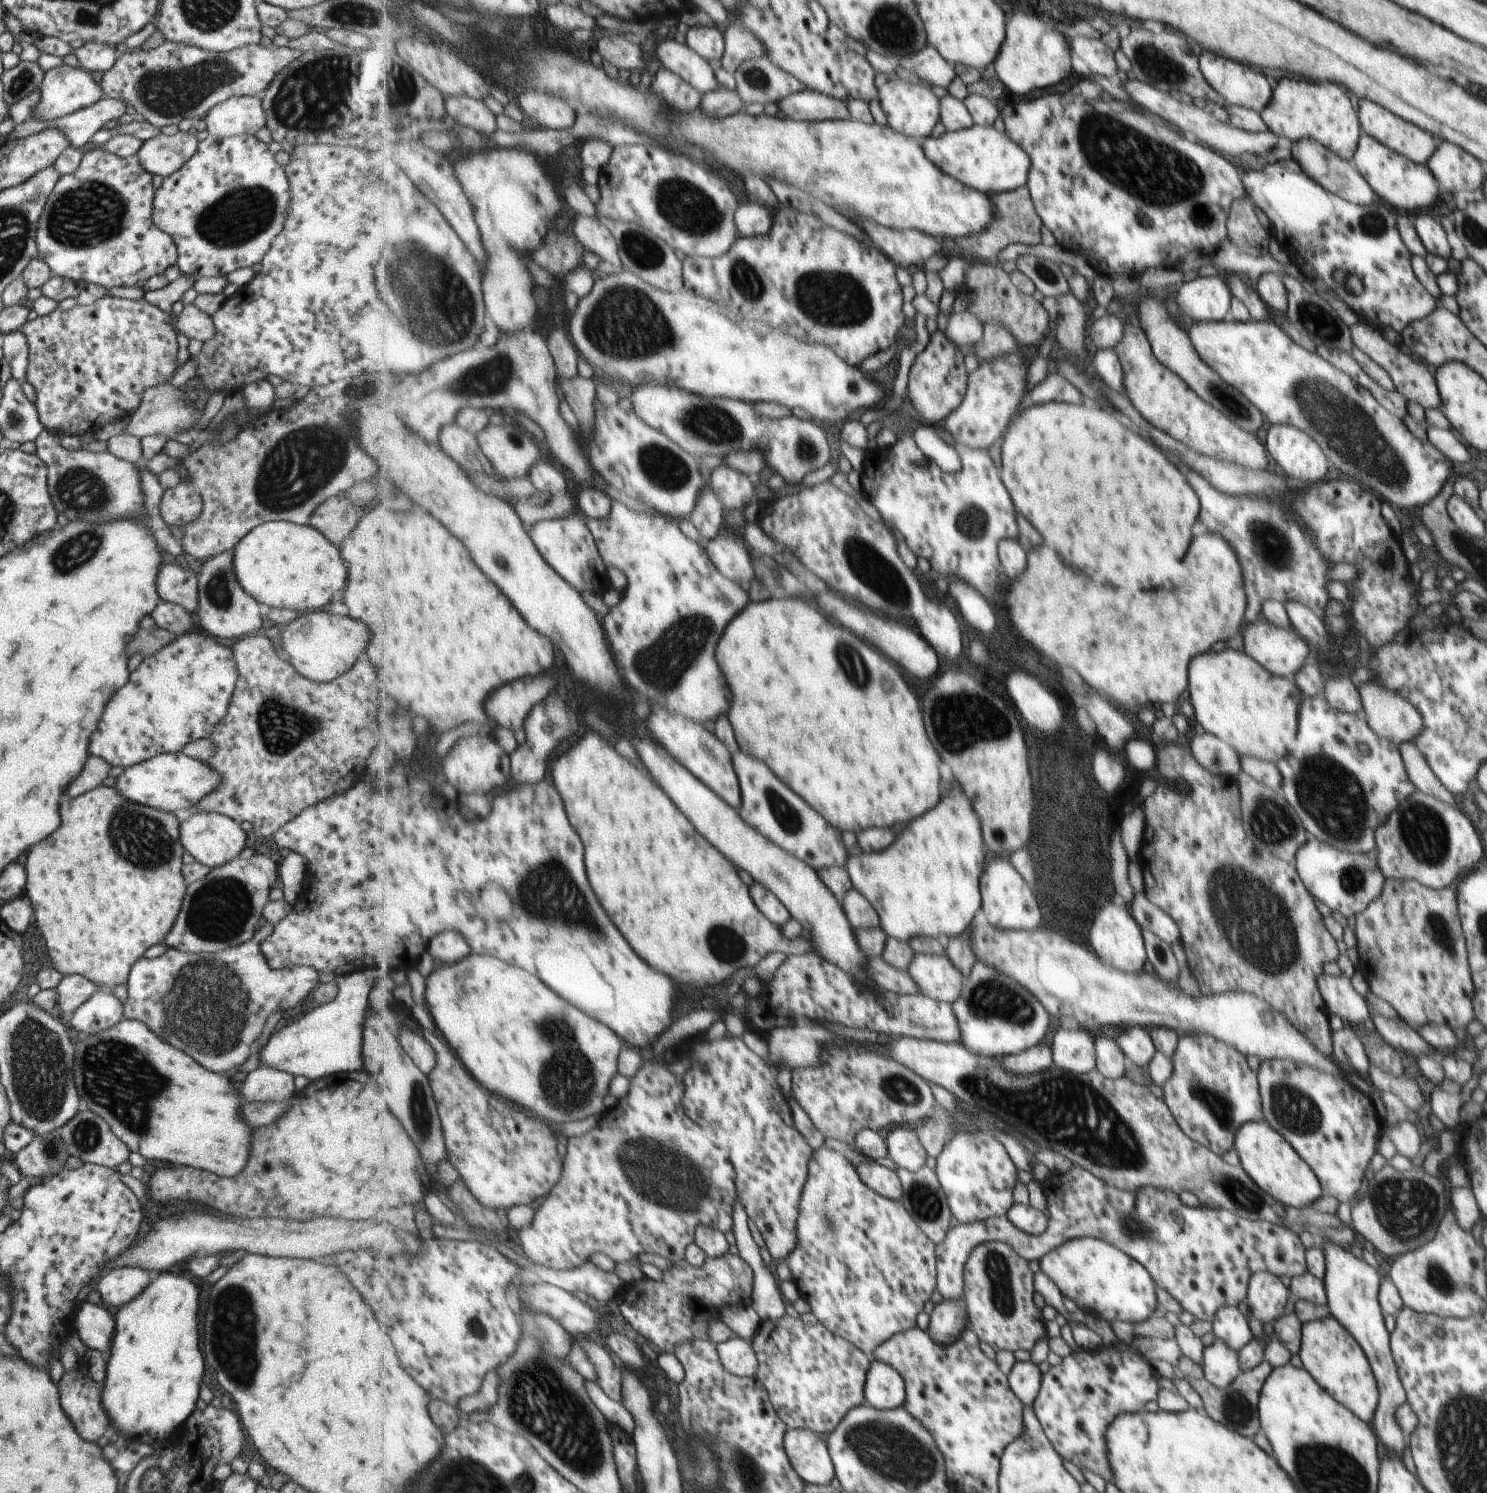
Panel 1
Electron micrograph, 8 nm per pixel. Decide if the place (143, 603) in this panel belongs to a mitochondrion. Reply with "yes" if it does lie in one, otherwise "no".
no

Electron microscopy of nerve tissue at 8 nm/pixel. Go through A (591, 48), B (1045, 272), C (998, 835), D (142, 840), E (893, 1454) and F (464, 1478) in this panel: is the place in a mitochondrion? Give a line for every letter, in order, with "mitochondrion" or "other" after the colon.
A: other
B: mitochondrion
C: other
D: mitochondrion
E: mitochondrion
F: mitochondrion

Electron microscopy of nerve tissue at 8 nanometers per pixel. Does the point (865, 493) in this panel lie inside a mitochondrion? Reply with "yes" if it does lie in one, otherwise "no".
no

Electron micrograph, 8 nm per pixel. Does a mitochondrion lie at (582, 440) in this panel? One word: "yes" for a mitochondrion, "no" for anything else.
no

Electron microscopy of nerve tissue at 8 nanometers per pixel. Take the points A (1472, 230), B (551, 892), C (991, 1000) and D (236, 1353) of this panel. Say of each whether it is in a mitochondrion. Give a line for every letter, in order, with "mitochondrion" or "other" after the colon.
A: mitochondrion
B: mitochondrion
C: mitochondrion
D: mitochondrion

